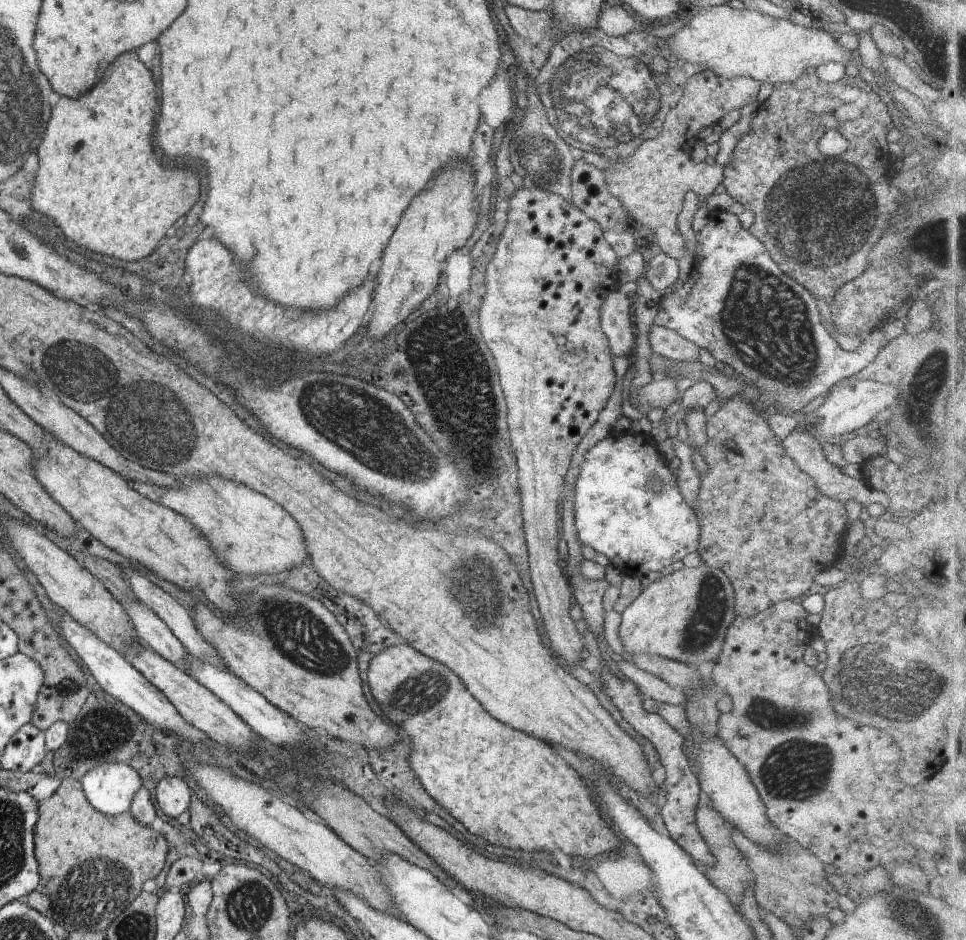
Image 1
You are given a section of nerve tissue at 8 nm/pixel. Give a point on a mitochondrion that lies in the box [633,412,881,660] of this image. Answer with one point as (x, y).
(700, 634)

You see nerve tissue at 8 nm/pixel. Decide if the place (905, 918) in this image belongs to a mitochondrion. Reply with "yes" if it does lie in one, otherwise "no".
yes

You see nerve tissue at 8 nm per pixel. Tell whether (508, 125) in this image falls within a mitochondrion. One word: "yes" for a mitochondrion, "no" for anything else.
no

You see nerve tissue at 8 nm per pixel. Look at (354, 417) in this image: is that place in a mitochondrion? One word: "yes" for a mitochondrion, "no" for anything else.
yes

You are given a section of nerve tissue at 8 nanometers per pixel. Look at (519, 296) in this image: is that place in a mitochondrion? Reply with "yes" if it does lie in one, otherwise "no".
no

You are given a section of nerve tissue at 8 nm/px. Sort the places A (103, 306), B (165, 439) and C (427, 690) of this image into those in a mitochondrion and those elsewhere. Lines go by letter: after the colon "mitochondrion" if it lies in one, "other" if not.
A: other
B: mitochondrion
C: mitochondrion

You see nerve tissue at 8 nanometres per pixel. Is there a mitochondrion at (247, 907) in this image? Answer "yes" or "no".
yes

